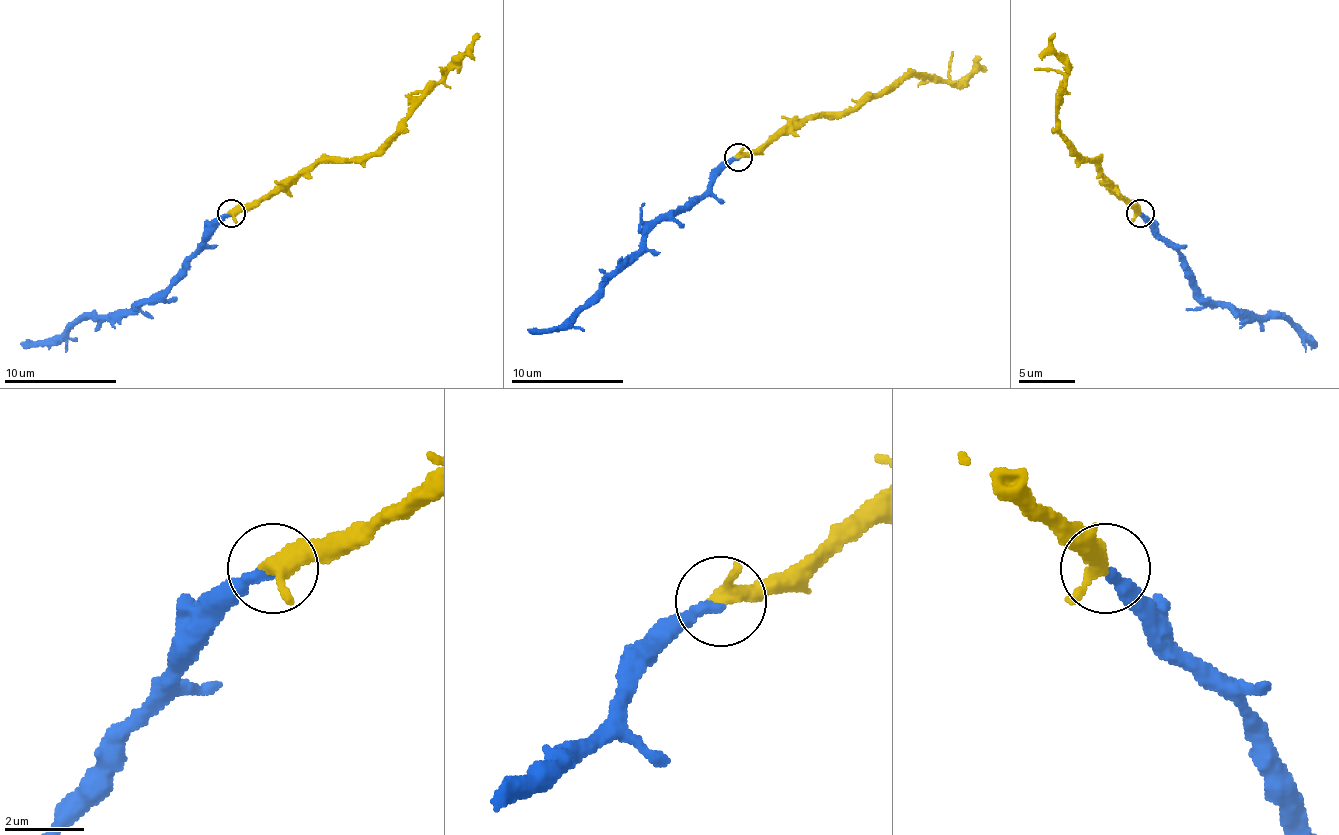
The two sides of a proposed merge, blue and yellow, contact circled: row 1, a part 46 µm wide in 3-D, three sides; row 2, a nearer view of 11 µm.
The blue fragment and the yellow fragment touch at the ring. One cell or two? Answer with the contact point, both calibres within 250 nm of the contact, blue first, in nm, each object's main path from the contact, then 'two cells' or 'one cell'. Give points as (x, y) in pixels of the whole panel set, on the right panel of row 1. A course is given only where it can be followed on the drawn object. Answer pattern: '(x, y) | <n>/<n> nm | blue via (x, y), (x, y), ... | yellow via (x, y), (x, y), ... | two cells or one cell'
(1140, 213) | 280/360 nm | blue via (1140, 214), (1183, 264), (1188, 281), (1208, 301), (1230, 303), (1256, 315), (1281, 315), (1309, 343), (1314, 343) | yellow via (1140, 214), (1101, 174), (1098, 163), (1079, 152), (1059, 129), (1056, 90), (1067, 65), (1051, 48), (1053, 34) | one cell

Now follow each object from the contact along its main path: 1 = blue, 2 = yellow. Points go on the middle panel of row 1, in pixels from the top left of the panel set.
1: (739, 157), (697, 200), (680, 205), (655, 225), (641, 247), (559, 326), (528, 331)
2: (739, 157), (761, 152), (809, 118), (857, 110), (904, 76), (935, 73), (958, 84), (975, 68), (986, 70)

